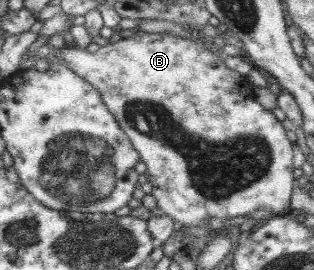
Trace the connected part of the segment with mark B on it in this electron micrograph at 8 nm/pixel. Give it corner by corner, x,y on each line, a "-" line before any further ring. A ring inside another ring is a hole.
135,31
125,34
125,36
119,41
115,41
115,43
102,43
96,53
90,53
86,49
81,50
76,48
76,46
70,47
65,44
61,48
41,46
34,55
22,62
20,65
21,69
33,69
37,57
45,59
48,63
61,62
100,92
101,99
108,107
109,113
115,117
119,127
125,132
133,148
139,152
140,160
145,163
148,182
152,185
151,194
155,197
158,208
163,210
164,215
171,216
175,222
186,225
187,228
214,227
226,219
245,216
245,214
249,215
252,211
257,211
257,209
271,211
273,215
279,215
289,210
291,191
297,185
293,173
292,142
287,138
286,130
281,125
281,121
275,118
273,112
263,108
254,99
252,83
244,75
227,67
224,62
224,55
220,52
208,50
195,39
171,35
169,33

